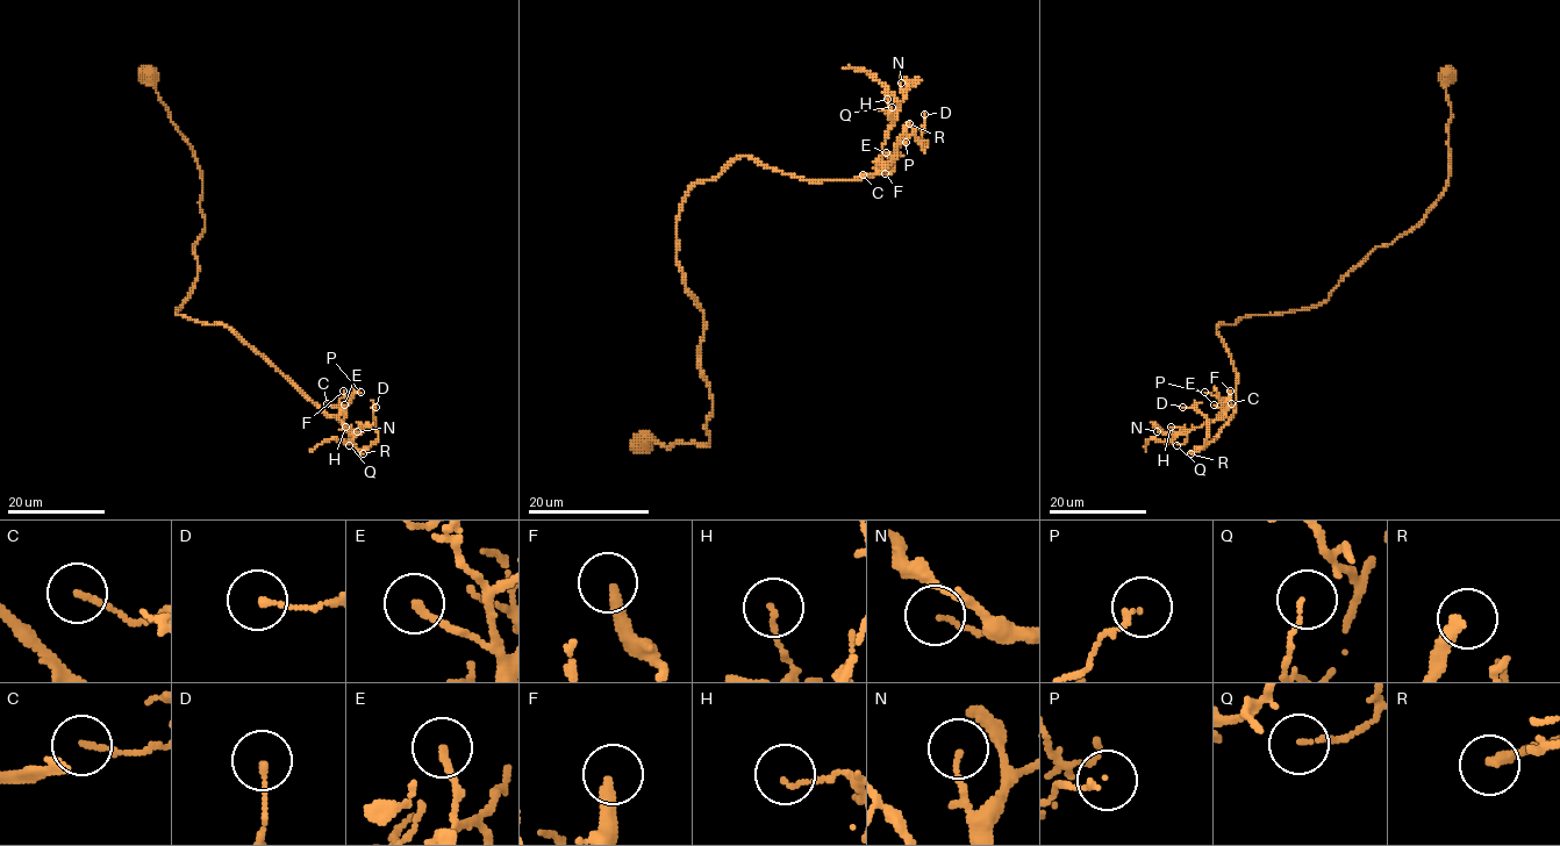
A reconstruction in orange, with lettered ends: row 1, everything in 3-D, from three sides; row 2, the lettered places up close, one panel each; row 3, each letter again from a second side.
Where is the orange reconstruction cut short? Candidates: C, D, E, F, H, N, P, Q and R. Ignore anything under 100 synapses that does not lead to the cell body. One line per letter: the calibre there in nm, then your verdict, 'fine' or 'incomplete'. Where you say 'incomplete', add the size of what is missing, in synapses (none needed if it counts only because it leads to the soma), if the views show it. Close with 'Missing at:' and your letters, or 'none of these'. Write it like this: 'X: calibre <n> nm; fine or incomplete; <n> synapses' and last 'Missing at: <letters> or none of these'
C: calibre 130 nm; fine
D: calibre 130 nm; fine
E: calibre 180 nm; fine
F: calibre 300 nm; fine
H: calibre 100 nm; fine
N: calibre 120 nm; fine
P: calibre 110 nm; fine
Q: calibre 90 nm; fine
R: calibre 280 nm; incomplete; 190 synapses
Missing at: R

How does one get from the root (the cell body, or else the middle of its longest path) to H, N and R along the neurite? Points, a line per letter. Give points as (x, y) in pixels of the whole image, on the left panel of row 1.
H: (148, 72), (192, 149), (201, 180), (198, 277), (174, 313), (231, 328), (351, 428), (345, 427)
N: (148, 72), (192, 149), (201, 180), (198, 277), (174, 313), (231, 328), (329, 415), (357, 431)
R: (148, 72), (192, 149), (201, 180), (198, 277), (174, 313), (235, 330), (336, 416), (363, 453)

